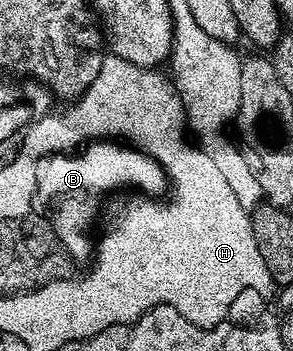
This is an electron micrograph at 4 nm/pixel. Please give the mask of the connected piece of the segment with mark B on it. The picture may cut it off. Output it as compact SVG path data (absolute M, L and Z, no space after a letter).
M96 140L77 152L49 155L35 163L34 204L47 216L72 260L85 263L93 255L91 225L100 214L105 194L127 187L123 189L132 189L146 195L159 195L168 185L164 169L156 159L117 141Z

